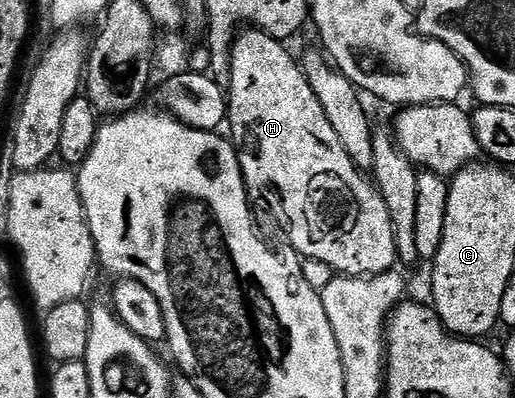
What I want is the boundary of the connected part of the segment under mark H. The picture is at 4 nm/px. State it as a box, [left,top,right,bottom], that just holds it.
[226,27,398,277]

